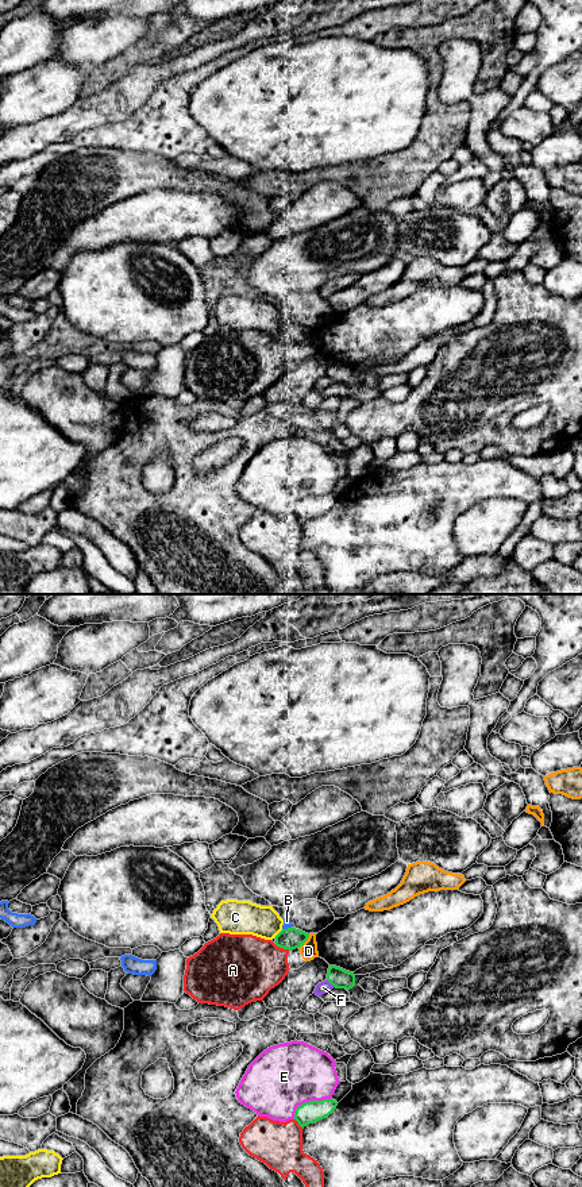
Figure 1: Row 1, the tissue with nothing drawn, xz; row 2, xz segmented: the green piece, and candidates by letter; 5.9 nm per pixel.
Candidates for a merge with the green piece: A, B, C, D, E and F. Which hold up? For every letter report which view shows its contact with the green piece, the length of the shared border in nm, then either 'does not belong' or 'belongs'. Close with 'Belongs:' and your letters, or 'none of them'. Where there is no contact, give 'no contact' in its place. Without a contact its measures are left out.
A: xz | 100 nm | does not belong
B: xz | 60 nm | does not belong
C: xz | 70 nm | does not belong
D: xz | 110 nm | does not belong
E: xz | 260 nm | does not belong
F: xz | 60 nm | does not belong
Belongs: none of them

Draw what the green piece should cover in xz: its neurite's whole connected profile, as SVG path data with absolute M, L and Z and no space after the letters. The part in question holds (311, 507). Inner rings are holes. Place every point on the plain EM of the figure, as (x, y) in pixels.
M331 494L305 497L296 504L294 515L301 523L327 513L336 504L338 497Z

